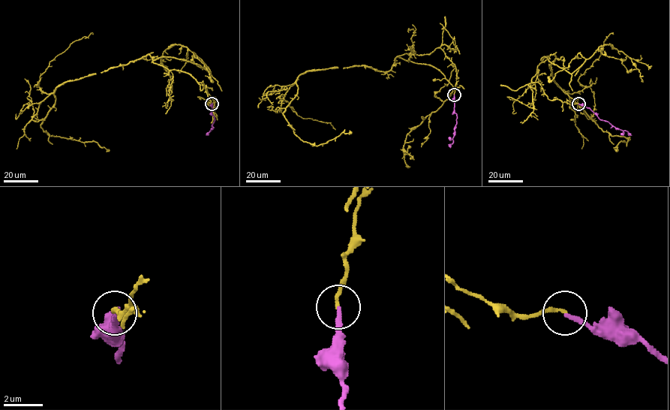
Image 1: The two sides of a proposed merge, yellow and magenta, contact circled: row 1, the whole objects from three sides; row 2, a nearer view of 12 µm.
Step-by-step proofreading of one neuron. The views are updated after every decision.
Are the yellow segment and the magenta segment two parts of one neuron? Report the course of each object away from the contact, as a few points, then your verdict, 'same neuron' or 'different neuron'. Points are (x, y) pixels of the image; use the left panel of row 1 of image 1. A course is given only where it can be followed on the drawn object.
course yellow (211, 104), (202, 82), (154, 63), (147, 54), (59, 85), (42, 129), (49, 136), (94, 141), (107, 149); course magenta (211, 104), (211, 113), (214, 119), (206, 135); different neuron

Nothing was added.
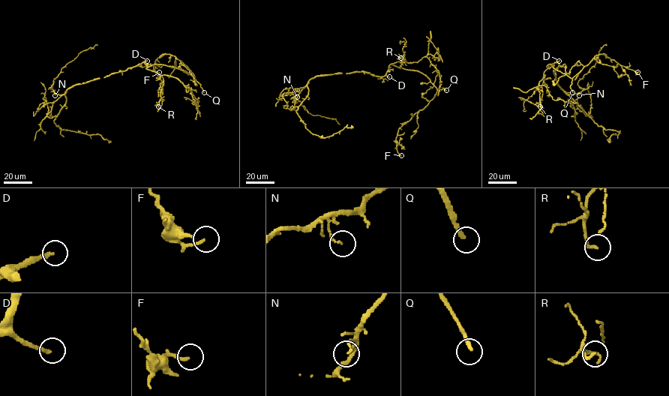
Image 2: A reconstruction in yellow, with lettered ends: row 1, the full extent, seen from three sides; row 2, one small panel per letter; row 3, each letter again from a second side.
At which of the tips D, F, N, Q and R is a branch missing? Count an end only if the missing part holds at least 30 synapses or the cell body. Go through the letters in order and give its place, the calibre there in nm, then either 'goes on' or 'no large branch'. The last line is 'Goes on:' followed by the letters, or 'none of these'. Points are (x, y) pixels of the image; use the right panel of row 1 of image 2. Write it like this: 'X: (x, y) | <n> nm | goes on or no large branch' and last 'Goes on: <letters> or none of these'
D: (559, 61) | 200 nm | goes on
F: (637, 72) | 160 nm | no large branch
N: (579, 95) | 120 nm | no large branch
Q: (572, 92) | 220 nm | goes on
R: (540, 106) | 190 nm | no large branch
Goes on: D, Q

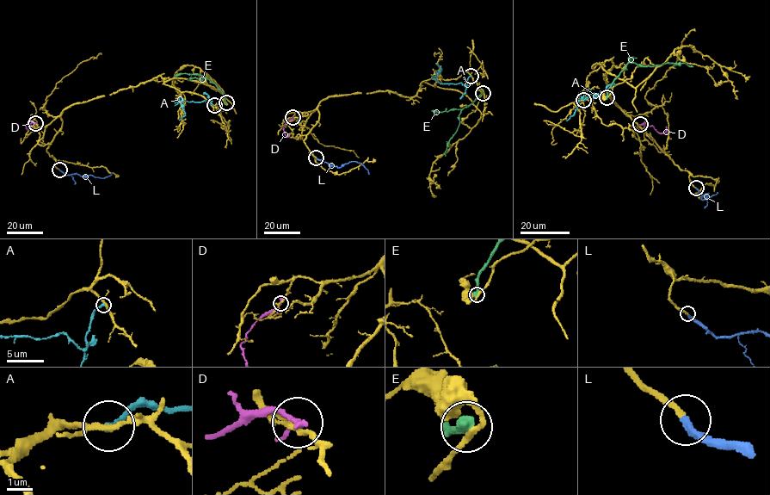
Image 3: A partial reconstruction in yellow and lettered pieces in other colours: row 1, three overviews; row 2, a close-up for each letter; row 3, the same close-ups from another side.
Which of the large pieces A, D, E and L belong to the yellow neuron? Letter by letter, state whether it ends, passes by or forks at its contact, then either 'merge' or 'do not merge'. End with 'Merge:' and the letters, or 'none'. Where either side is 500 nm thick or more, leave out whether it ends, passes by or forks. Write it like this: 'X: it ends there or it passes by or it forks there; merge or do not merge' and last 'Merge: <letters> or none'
A: it ends there; do not merge
D: it ends there; do not merge
E: it ends there; do not merge
L: it ends there; merge
Merge: L

